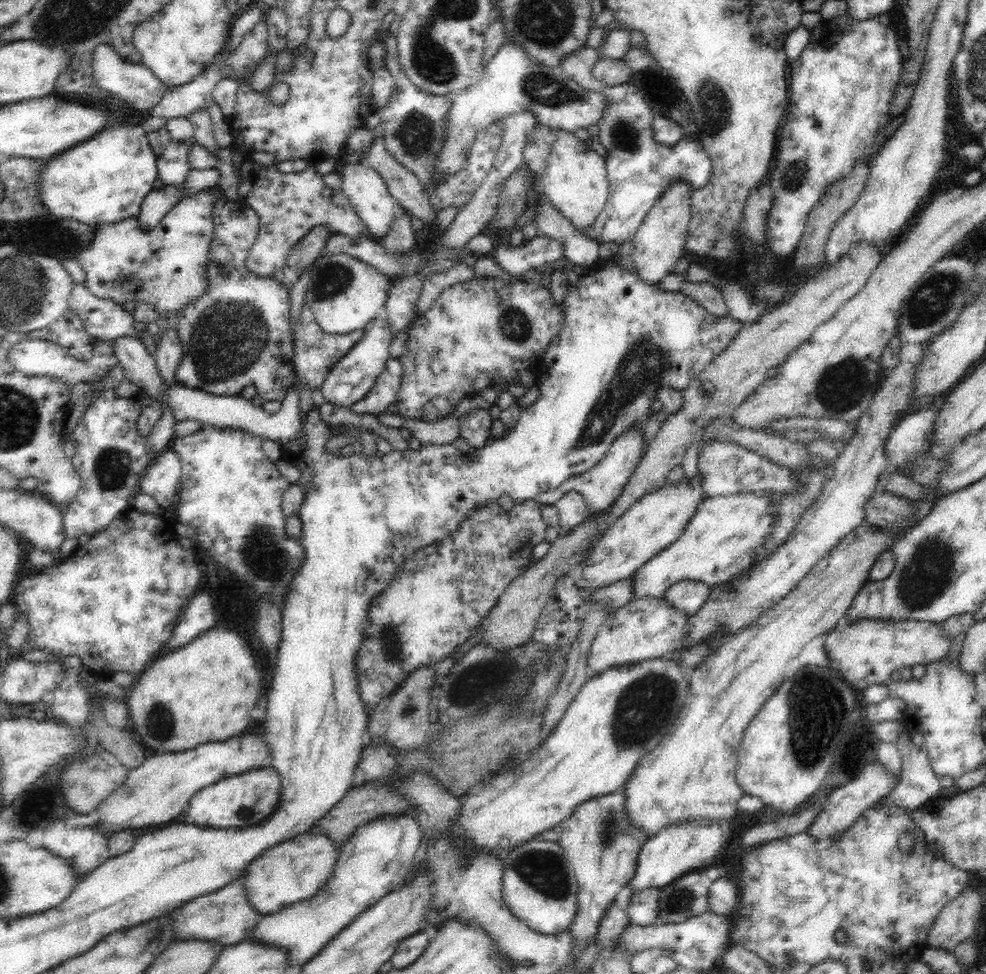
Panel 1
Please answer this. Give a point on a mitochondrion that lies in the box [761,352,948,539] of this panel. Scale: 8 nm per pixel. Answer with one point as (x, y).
(841, 386)

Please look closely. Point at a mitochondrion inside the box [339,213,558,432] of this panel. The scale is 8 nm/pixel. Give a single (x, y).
(514, 324)

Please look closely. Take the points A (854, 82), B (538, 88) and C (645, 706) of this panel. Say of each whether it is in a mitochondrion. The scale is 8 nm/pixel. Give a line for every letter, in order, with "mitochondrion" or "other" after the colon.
A: mitochondrion
B: mitochondrion
C: mitochondrion

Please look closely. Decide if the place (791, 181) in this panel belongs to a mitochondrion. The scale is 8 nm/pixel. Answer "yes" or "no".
yes

